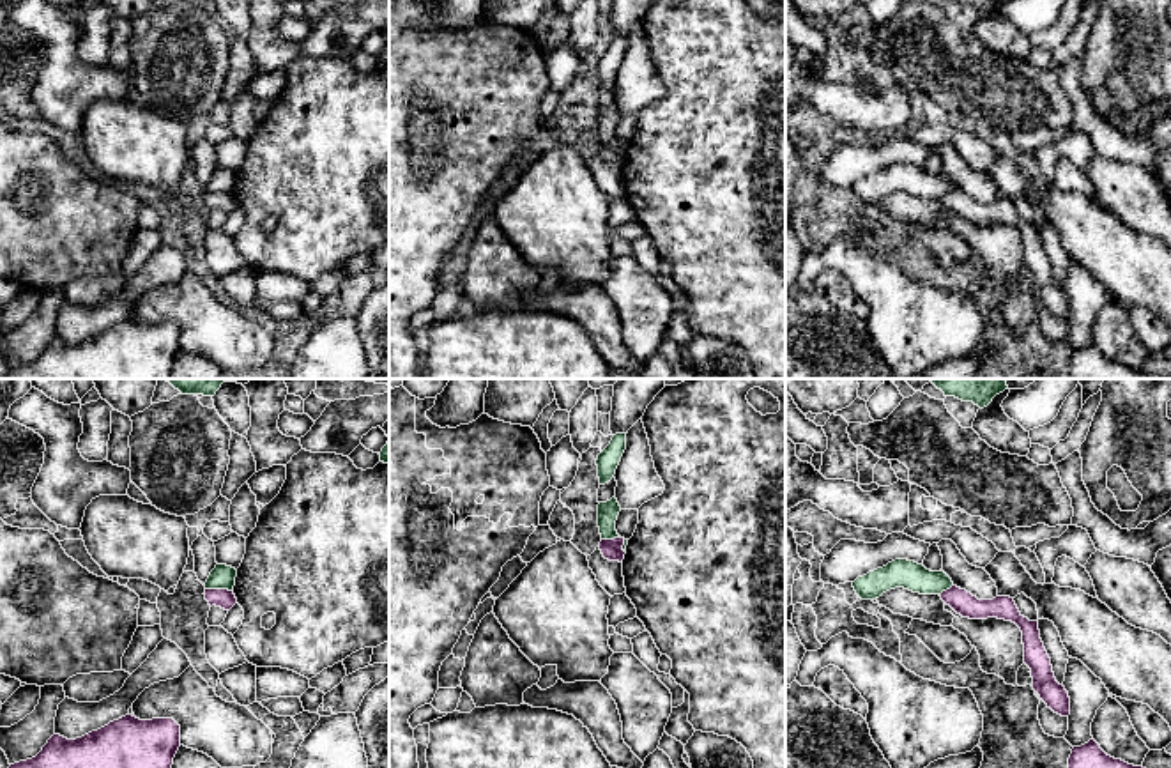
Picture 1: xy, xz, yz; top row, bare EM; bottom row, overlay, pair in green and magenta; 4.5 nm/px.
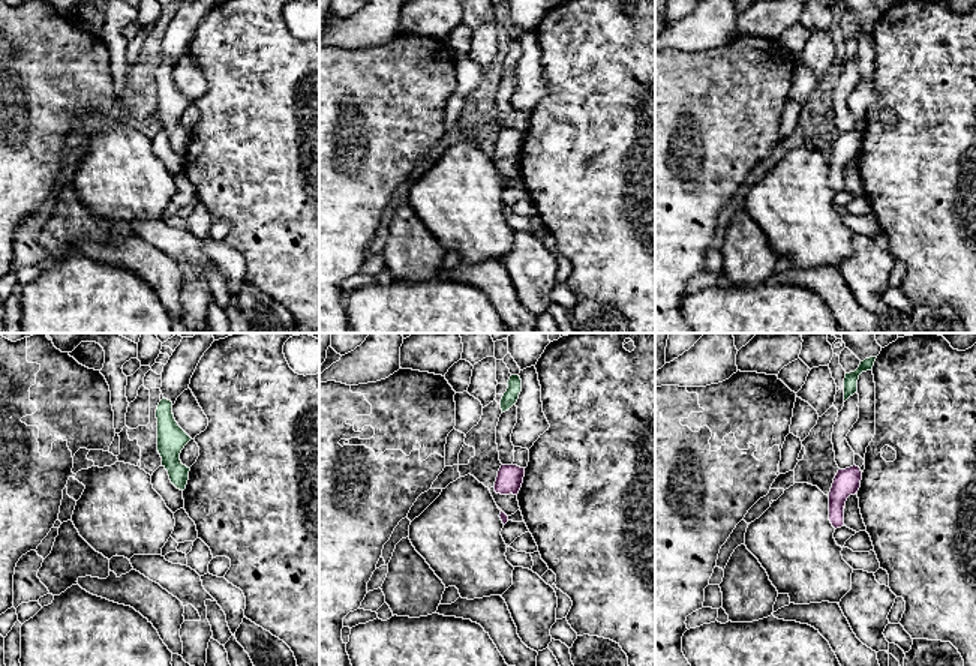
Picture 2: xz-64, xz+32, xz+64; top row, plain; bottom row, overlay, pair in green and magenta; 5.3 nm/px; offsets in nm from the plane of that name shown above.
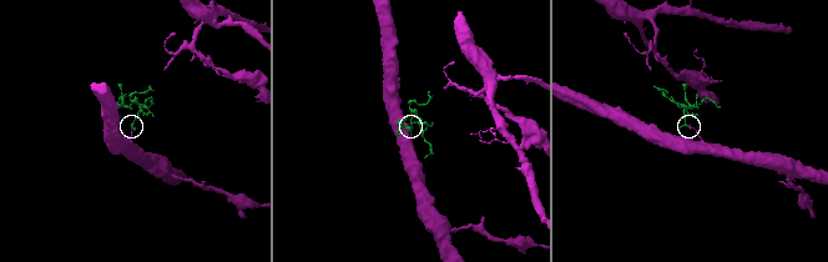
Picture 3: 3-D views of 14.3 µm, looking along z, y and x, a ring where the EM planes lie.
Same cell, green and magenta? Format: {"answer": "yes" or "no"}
{"answer": "no"}

